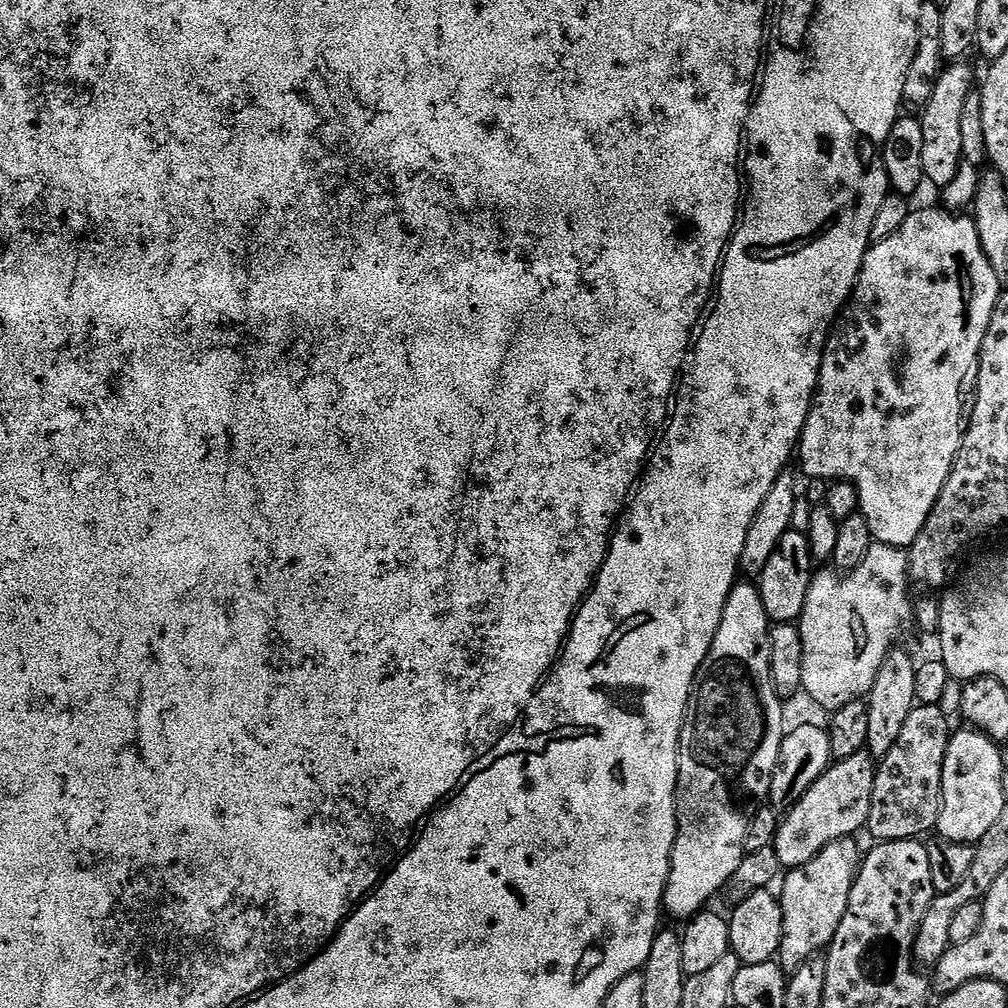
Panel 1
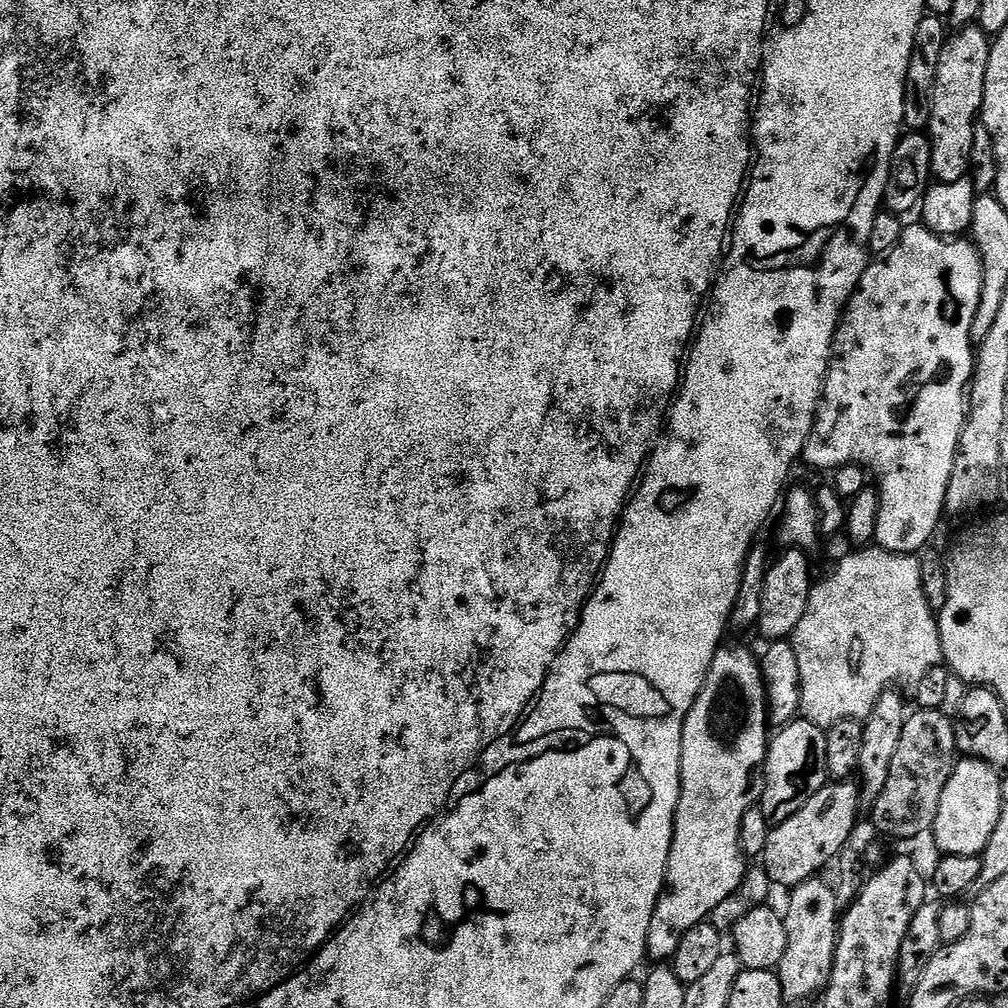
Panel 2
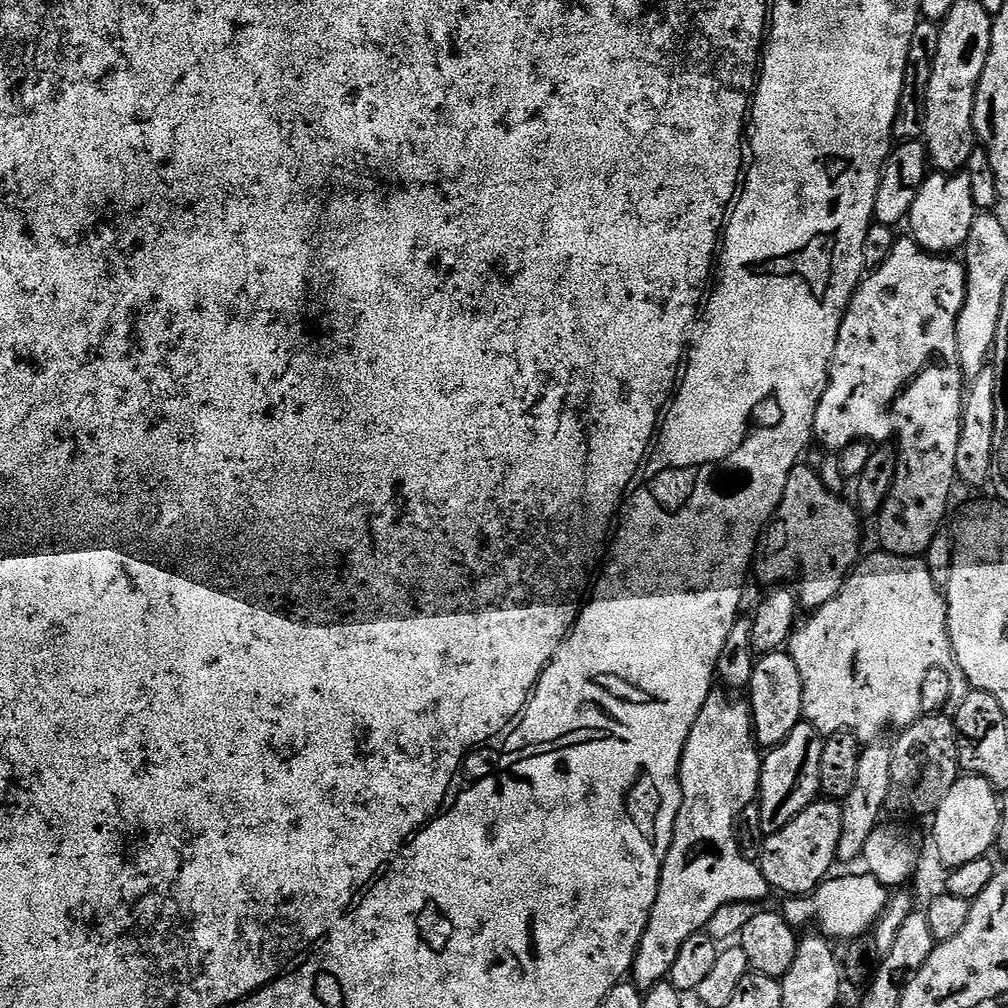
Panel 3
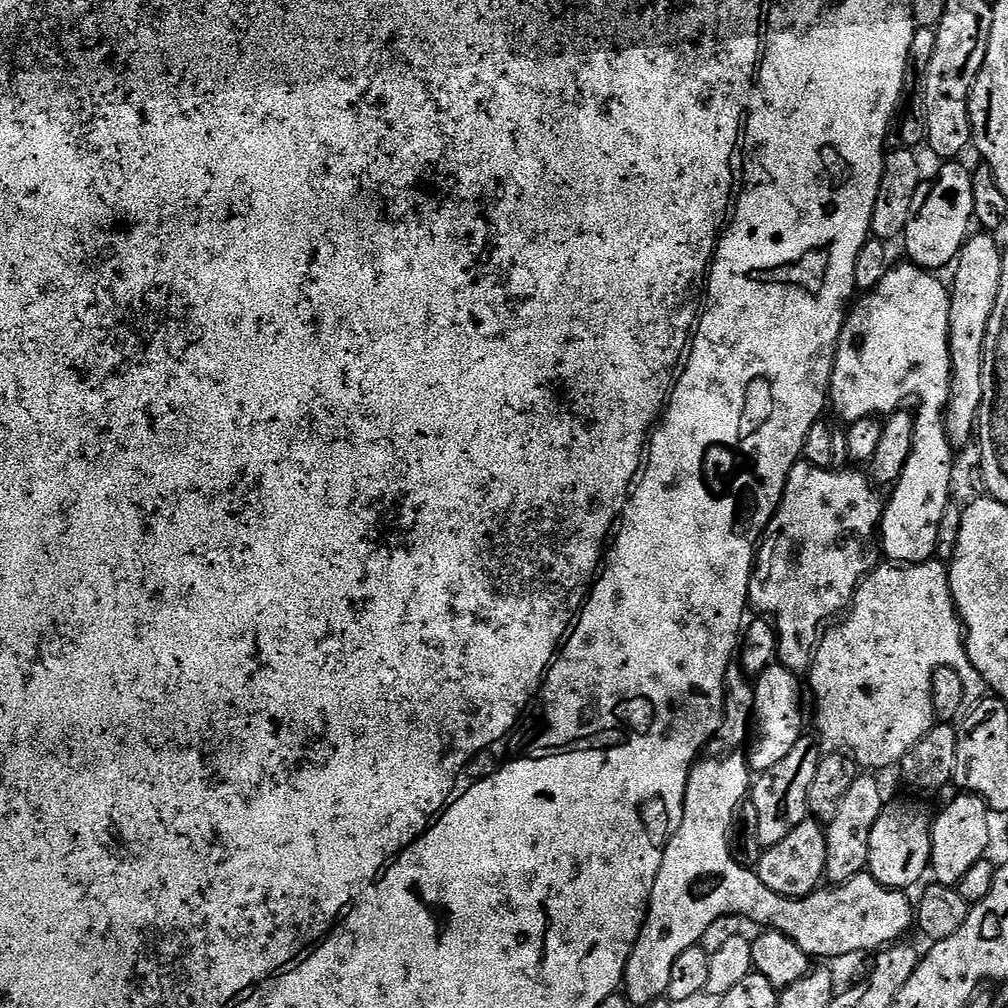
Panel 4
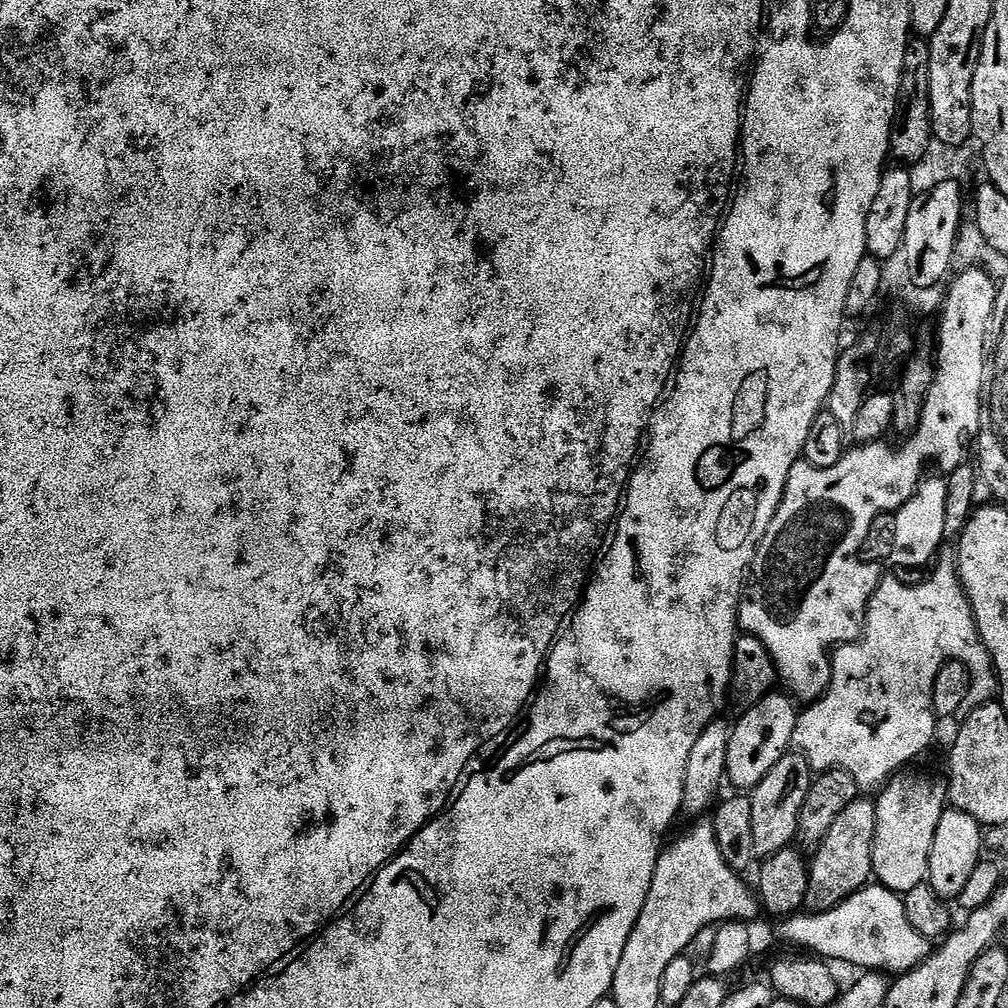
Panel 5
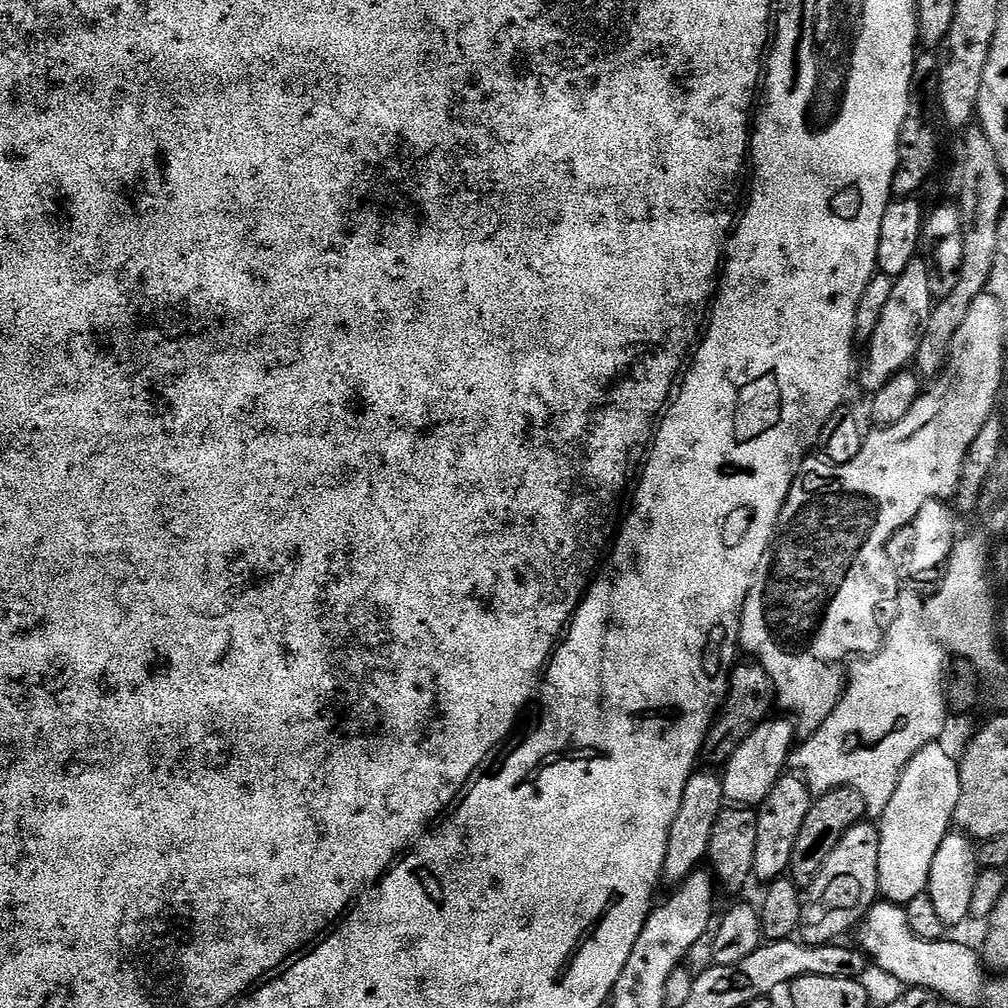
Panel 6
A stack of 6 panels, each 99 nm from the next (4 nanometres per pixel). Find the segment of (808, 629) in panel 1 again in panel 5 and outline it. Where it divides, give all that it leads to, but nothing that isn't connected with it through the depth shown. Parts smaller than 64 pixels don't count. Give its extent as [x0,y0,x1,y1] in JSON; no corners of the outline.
[792,551,980,789]

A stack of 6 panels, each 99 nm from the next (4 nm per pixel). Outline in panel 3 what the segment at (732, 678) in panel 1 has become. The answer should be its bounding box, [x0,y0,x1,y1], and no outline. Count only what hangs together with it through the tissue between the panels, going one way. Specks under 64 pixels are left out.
[631,690,770,990]

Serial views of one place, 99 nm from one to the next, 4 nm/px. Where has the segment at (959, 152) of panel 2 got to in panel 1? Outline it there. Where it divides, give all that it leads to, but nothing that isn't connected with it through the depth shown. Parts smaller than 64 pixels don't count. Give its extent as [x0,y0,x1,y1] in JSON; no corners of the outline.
[919,62,974,190]

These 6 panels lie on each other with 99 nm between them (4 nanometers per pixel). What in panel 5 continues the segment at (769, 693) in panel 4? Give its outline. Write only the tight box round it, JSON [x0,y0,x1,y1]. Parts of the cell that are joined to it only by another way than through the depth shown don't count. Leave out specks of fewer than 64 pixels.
[726,695,798,790]

